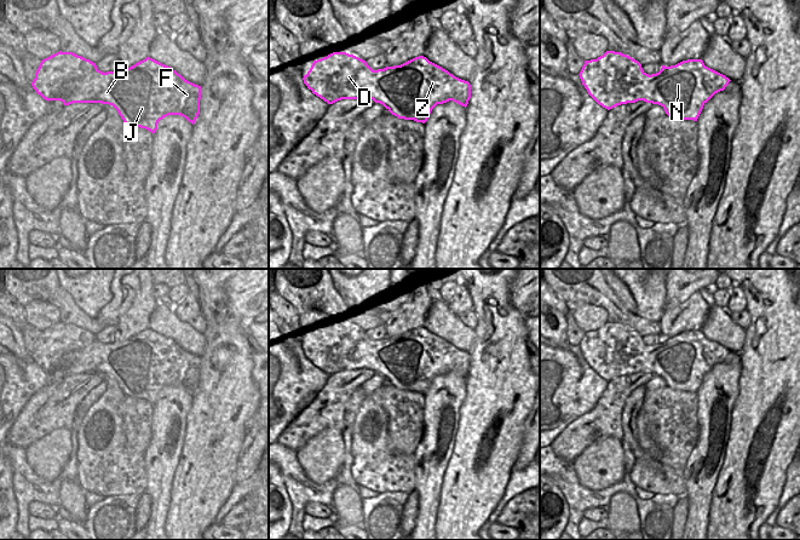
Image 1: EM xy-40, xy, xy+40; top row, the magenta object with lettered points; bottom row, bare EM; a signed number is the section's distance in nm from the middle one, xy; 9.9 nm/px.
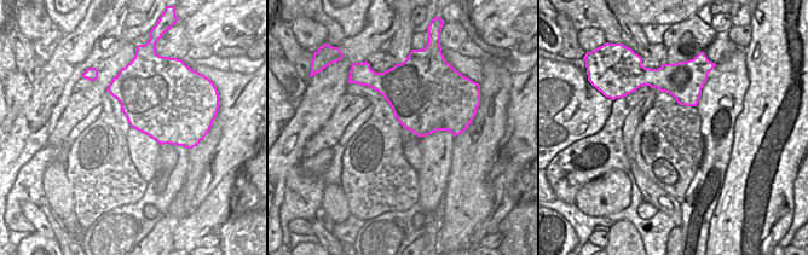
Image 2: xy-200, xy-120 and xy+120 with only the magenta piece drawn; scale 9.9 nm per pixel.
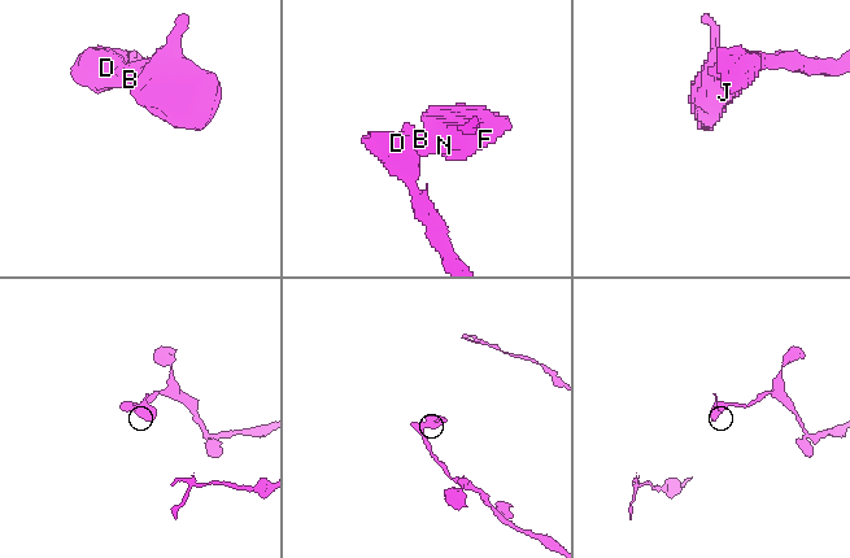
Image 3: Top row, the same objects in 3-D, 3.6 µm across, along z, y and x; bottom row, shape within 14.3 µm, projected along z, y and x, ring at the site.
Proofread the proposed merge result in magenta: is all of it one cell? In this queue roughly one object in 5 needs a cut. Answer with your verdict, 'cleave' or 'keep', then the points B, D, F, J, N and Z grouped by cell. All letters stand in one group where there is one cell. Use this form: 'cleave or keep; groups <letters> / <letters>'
keep; groups B D F J N Z

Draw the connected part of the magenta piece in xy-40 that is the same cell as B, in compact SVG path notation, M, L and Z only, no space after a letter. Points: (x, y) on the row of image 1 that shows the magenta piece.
M57 52L41 61L33 88L46 100L73 103L102 103L113 105L125 125L155 133L160 120L180 115L192 125L200 114L201 86L185 80L180 74L150 57L121 71L100 71L96 63L73 52Z

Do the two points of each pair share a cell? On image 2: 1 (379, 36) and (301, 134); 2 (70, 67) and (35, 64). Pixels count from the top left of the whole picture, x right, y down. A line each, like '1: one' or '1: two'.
1: one
2: two

